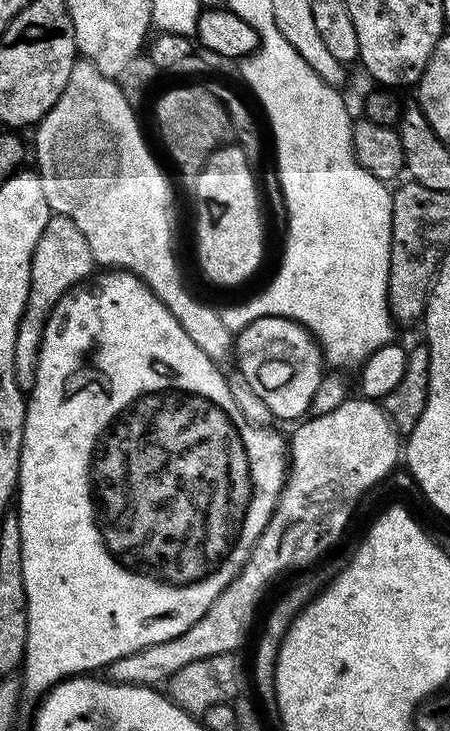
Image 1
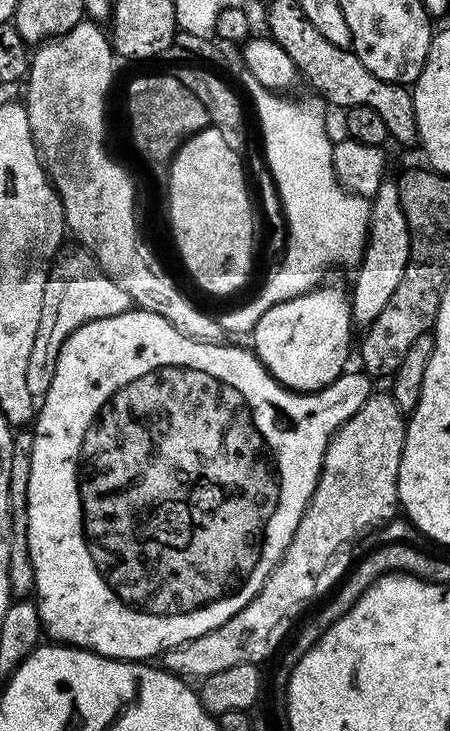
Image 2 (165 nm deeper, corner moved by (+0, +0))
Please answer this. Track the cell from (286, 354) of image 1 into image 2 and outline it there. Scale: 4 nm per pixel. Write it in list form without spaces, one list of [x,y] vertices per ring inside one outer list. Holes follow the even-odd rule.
[[[321,283],[312,291],[303,292],[301,296],[290,298],[278,306],[270,306],[270,310],[266,310],[266,314],[262,314],[262,318],[258,318],[255,328],[250,333],[250,339],[256,343],[257,357],[244,348],[235,348],[232,344],[224,344],[225,342],[205,342],[190,338],[174,326],[170,326],[170,322],[166,322],[166,318],[143,310],[129,310],[122,314],[114,314],[114,318],[98,318],[94,322],[86,322],[82,326],[78,326],[78,330],[74,330],[74,334],[70,334],[70,338],[66,338],[66,342],[58,354],[54,382],[50,382],[50,390],[39,401],[38,411],[34,417],[34,431],[32,432],[34,450],[30,458],[30,486],[28,487],[28,549],[30,550],[30,562],[34,562],[34,582],[36,583],[34,603],[40,615],[40,627],[47,635],[48,632],[52,635],[49,637],[53,641],[71,644],[74,648],[91,649],[99,656],[111,656],[114,660],[144,662],[152,658],[148,656],[159,657],[167,648],[173,648],[182,642],[198,638],[210,630],[218,630],[218,626],[222,626],[222,622],[230,622],[230,618],[234,618],[234,614],[238,614],[238,610],[242,610],[242,606],[246,606],[246,602],[250,602],[250,598],[254,598],[254,594],[258,594],[258,590],[262,590],[266,578],[270,578],[274,566],[278,566],[286,546],[290,546],[290,542],[294,538],[294,530],[298,530],[298,522],[302,518],[306,506],[312,500],[322,470],[326,446],[332,441],[335,432],[368,401],[369,396],[373,395],[374,392],[374,387],[372,388],[373,377],[363,371],[357,370],[357,372],[348,372],[345,376],[340,376],[344,372],[344,363],[348,360],[348,351],[351,348],[353,351],[354,348],[352,301],[345,285],[343,288],[340,284],[328,283]]]

